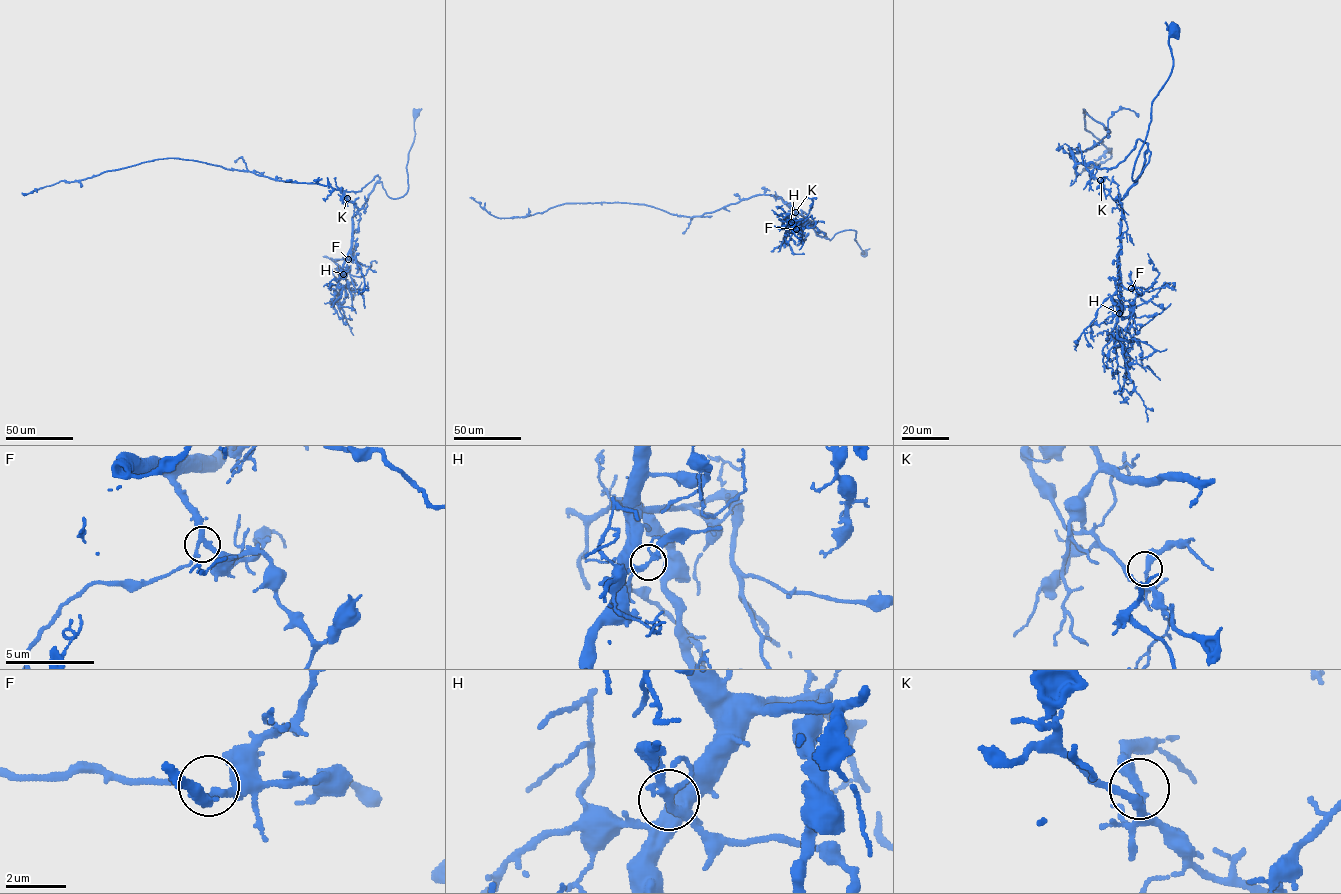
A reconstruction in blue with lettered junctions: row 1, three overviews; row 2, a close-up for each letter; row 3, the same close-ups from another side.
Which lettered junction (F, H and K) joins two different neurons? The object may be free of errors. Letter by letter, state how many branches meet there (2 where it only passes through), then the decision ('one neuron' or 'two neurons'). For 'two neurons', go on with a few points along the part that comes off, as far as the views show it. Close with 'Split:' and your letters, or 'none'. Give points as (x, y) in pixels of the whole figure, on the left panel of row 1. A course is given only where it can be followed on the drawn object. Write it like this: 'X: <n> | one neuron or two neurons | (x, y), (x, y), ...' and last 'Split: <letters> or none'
F: 3 | one neuron
H: 3 | two neurons | (343, 273), (347, 284), (341, 285), (330, 268)
K: 3 | one neuron
Split: H

